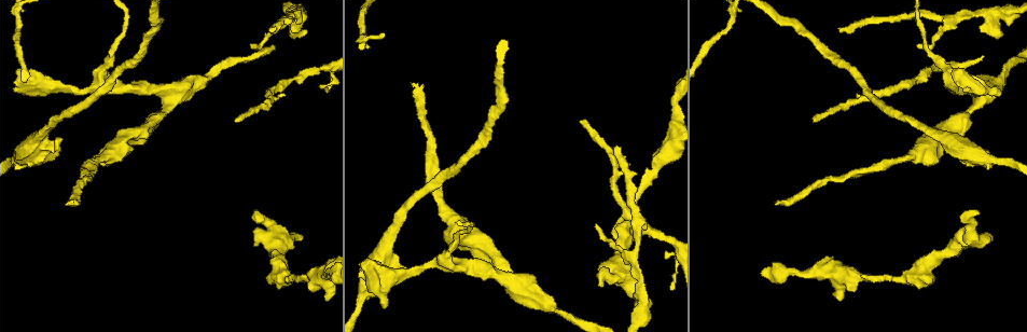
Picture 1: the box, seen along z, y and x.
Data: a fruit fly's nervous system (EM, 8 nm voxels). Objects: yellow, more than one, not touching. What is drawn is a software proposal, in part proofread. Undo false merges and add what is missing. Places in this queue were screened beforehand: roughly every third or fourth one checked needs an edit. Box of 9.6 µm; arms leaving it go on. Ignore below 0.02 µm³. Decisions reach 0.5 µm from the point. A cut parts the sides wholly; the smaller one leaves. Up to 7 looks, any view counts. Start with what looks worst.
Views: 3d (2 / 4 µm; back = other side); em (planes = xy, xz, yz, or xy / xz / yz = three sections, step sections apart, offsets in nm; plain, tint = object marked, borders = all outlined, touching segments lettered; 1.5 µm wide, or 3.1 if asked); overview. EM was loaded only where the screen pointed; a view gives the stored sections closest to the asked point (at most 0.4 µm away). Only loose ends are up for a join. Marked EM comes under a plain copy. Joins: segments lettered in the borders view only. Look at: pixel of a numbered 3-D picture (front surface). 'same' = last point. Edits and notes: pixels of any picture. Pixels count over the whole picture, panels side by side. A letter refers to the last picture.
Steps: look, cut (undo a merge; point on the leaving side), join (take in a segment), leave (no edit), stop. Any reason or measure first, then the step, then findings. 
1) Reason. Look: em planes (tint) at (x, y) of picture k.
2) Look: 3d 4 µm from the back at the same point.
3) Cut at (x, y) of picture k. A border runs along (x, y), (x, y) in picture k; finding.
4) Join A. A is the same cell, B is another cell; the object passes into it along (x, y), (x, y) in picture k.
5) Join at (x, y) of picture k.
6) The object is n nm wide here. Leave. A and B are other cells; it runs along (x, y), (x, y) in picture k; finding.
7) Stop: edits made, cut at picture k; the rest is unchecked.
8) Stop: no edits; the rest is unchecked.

Long arm stops here. Look: em xz step 8 (borders) at (840, 27) of picture 1.

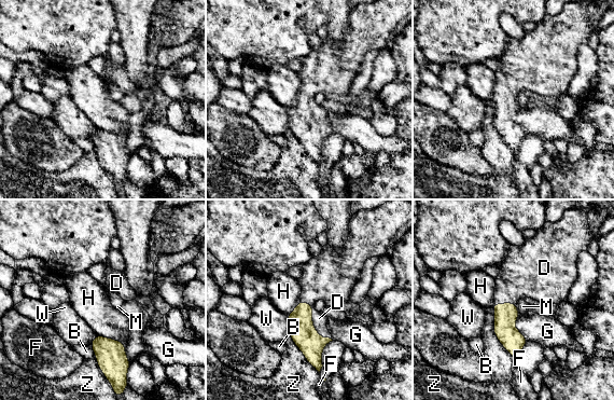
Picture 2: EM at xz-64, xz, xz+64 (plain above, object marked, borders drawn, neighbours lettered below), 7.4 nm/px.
The object is 170 nm wide here. Join D. D is the same cell, B, F, G, H, M, W and Z are other cells; the object passes into it along (303, 332), (314, 327), (319, 318) in picture 2; the cell continues.

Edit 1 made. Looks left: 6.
Tapers out. Look: em xy step 8 (borders) at (582, 121) of picture 1.

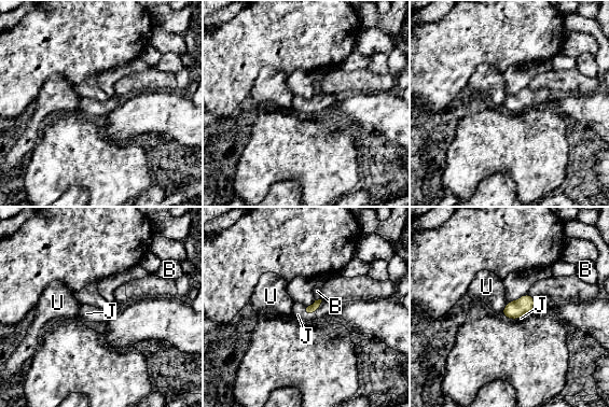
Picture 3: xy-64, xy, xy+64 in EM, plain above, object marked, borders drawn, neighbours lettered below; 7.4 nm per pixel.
Look: em planes (borders) at the same point.

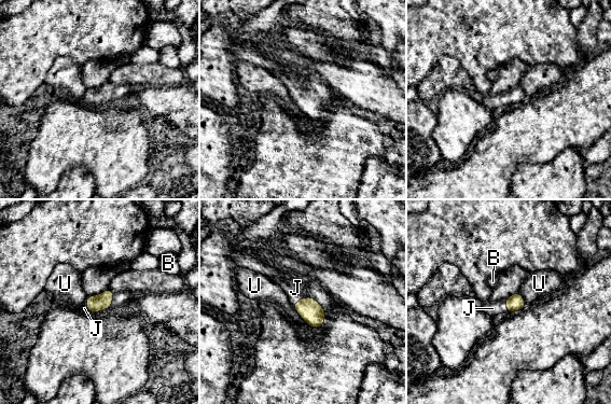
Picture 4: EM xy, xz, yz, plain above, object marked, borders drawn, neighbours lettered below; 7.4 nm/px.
The longest contact is with U, 190 nm. Join J. J is the same cell, B and U are other cells; the object passes into it along (314, 315), (301, 298), (295, 288) in picture 4; it goes on there.

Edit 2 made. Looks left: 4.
Look: overview.

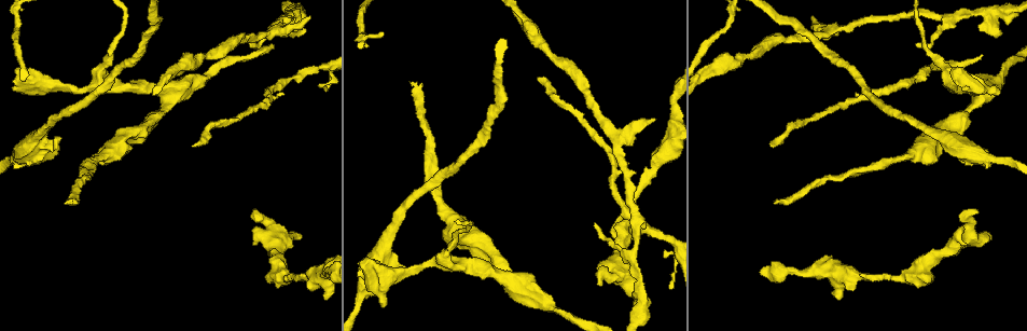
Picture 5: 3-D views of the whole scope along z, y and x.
Branch stops here. Look: 3d 2 µm from the back at (978, 213) of picture 5.

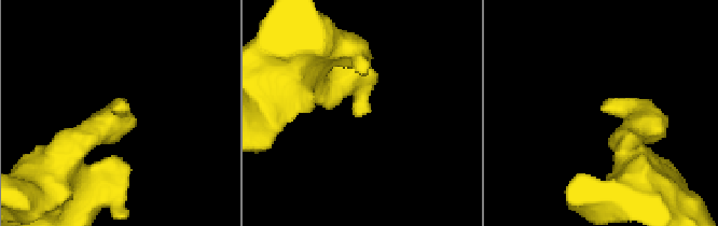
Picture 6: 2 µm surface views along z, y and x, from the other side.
Shape alone is not enough. Look: em planes (borders) at (601, 110) of picture 6.

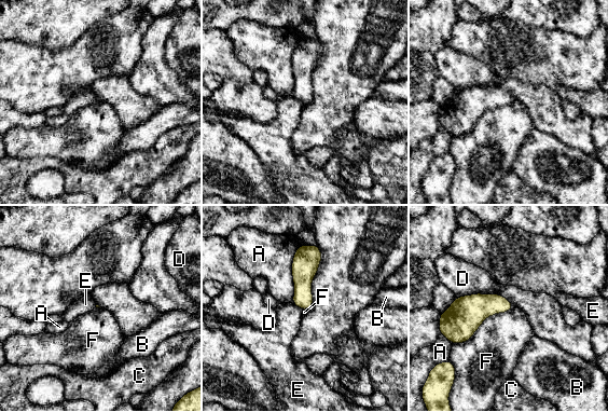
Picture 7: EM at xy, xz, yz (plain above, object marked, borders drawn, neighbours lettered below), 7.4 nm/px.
Leave. A, B, C, D, E and F are other cells; no lettered segment goes on from it.

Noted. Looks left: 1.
Stop: edits made, join at picture 2, join at picture 4; the rest is unchecked.

